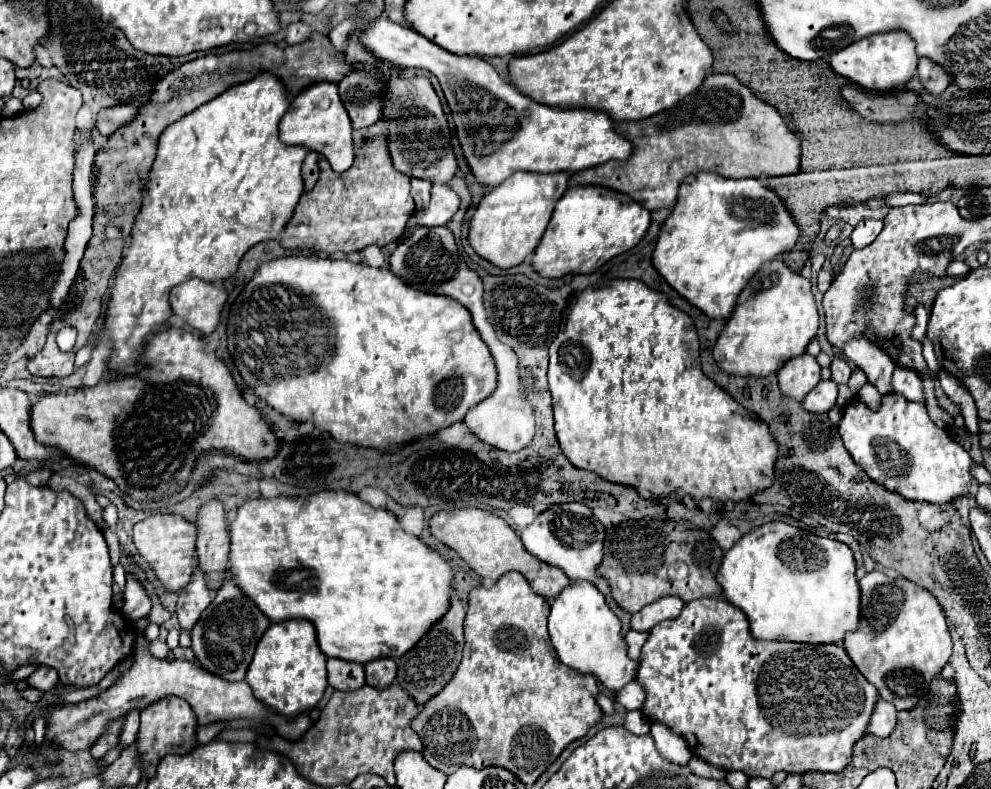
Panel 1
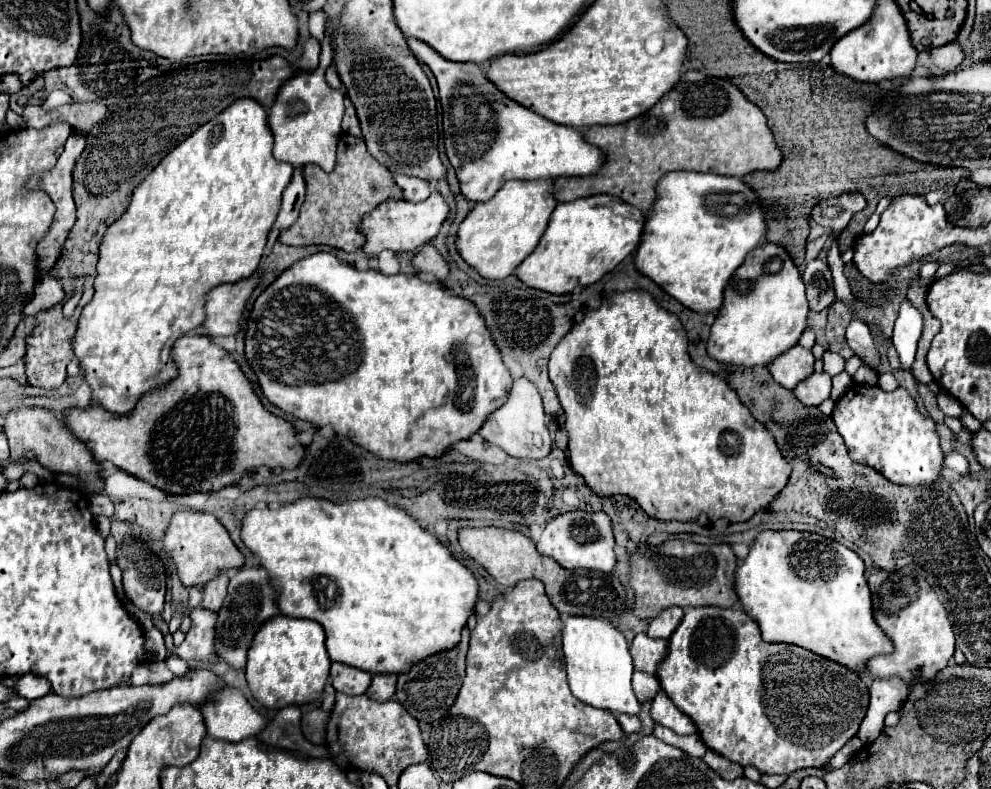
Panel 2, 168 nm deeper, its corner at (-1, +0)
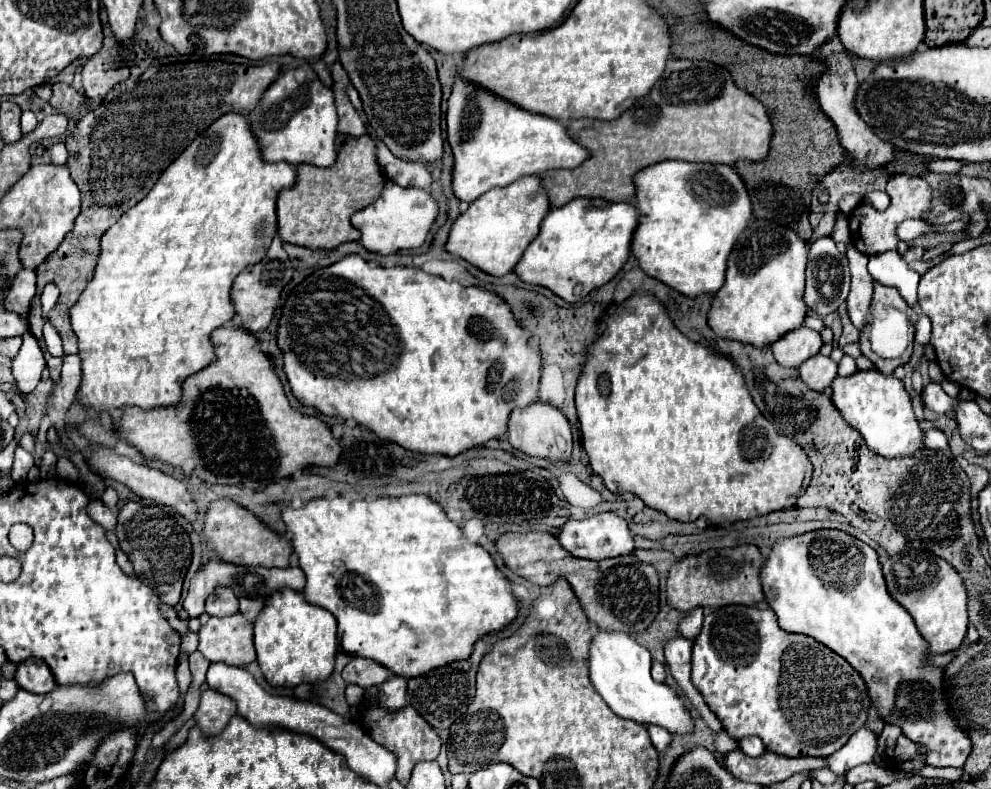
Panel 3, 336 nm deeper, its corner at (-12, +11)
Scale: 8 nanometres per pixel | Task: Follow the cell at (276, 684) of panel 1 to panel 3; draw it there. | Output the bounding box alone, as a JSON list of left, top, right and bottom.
[254,589,338,687]

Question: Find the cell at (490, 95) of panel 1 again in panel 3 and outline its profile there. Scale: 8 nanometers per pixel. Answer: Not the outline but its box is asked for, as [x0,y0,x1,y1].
[446,73,588,201]

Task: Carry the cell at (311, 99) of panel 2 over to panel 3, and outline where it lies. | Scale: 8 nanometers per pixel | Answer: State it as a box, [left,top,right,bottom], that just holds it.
[250,69,338,167]

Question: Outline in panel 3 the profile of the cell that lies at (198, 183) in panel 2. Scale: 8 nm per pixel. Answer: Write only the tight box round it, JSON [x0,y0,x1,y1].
[70,113,296,411]

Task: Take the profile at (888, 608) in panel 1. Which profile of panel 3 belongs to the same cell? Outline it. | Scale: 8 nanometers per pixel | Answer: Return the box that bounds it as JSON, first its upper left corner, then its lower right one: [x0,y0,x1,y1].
[882,549,968,655]

